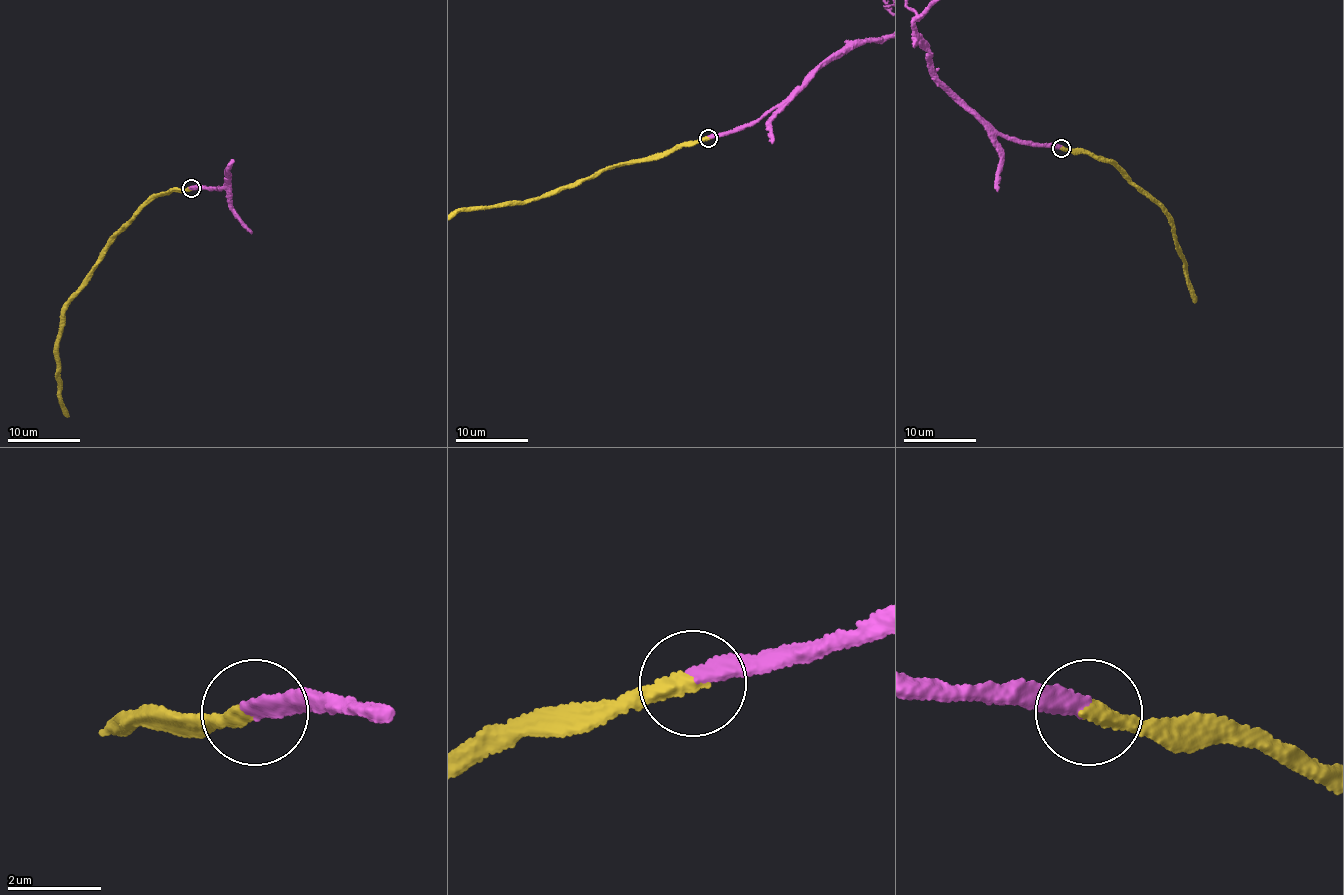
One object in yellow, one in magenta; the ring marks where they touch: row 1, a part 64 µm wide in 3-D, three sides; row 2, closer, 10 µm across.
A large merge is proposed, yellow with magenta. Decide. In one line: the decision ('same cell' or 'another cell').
same cell

